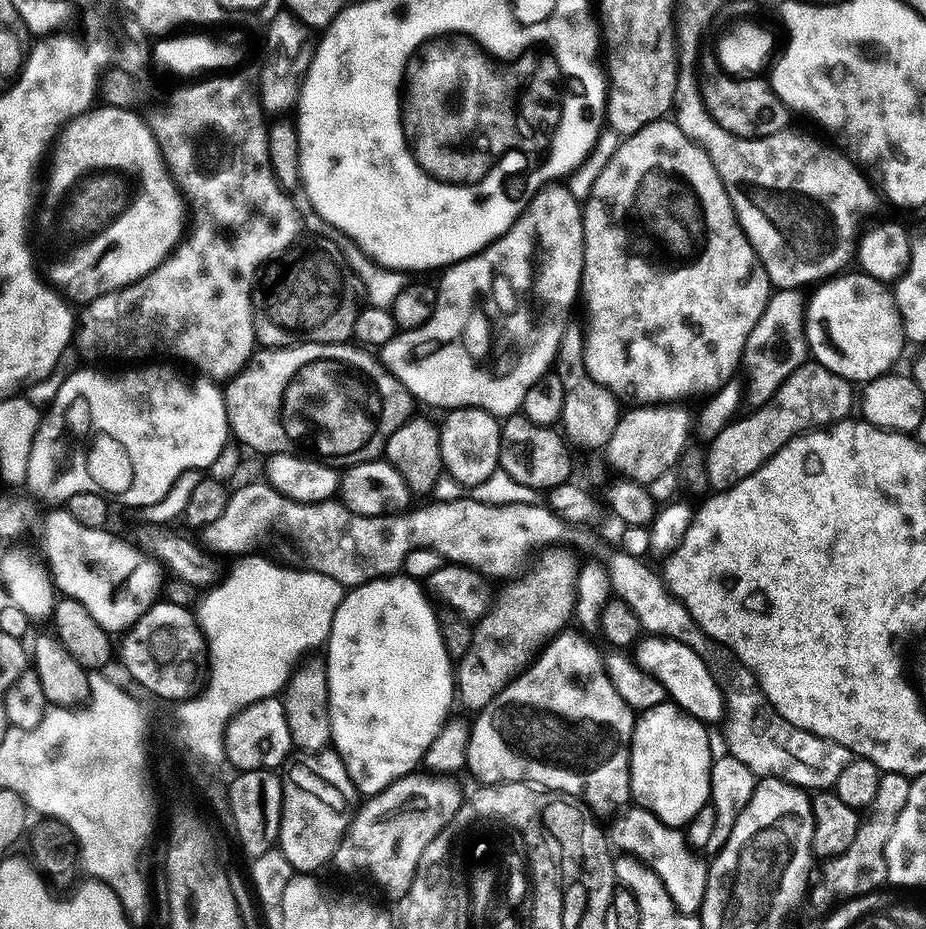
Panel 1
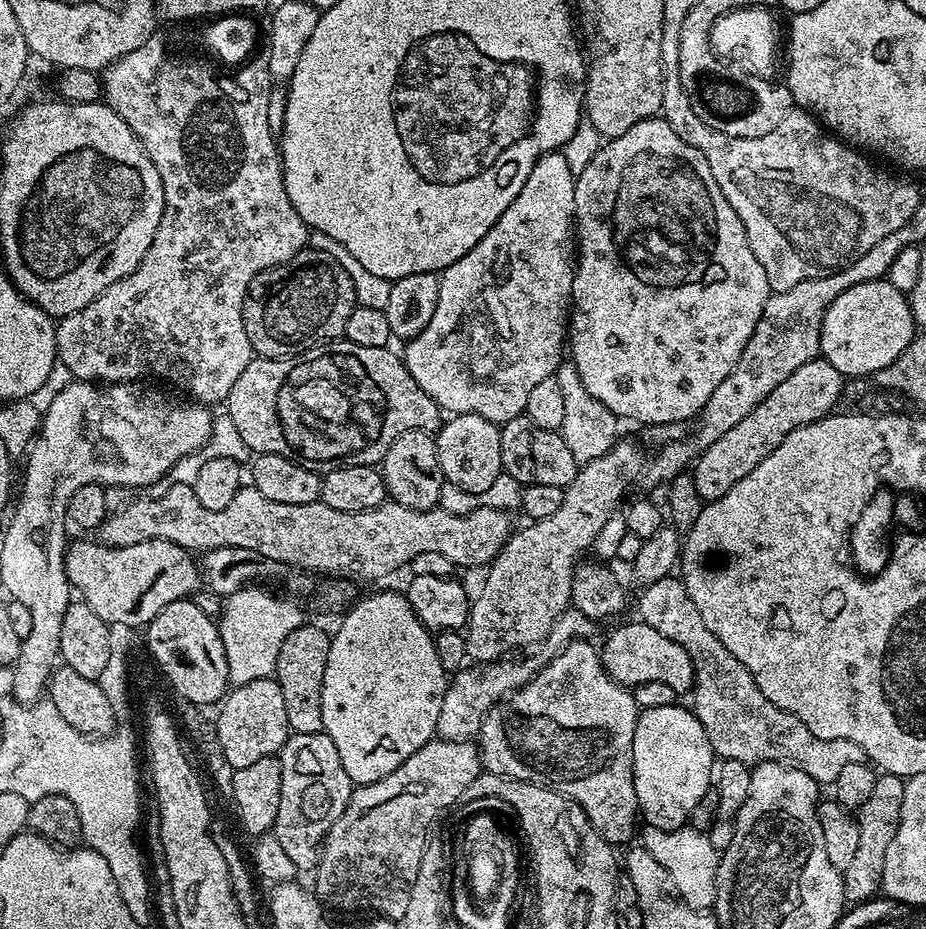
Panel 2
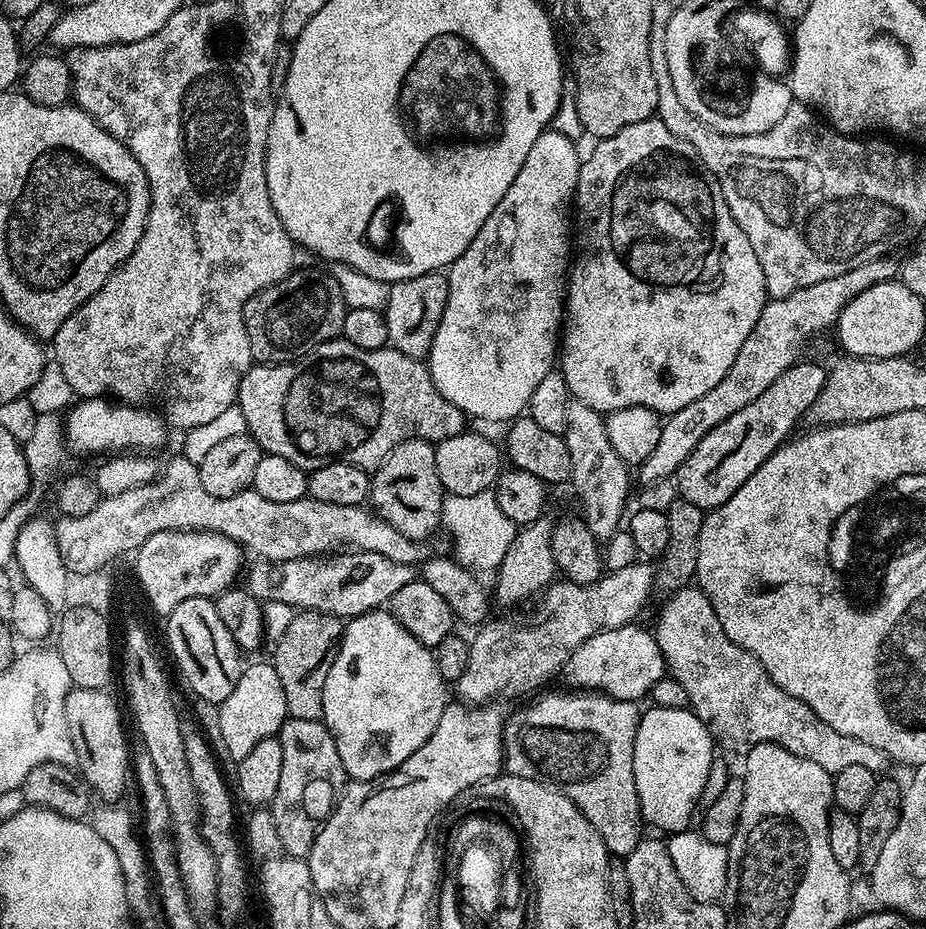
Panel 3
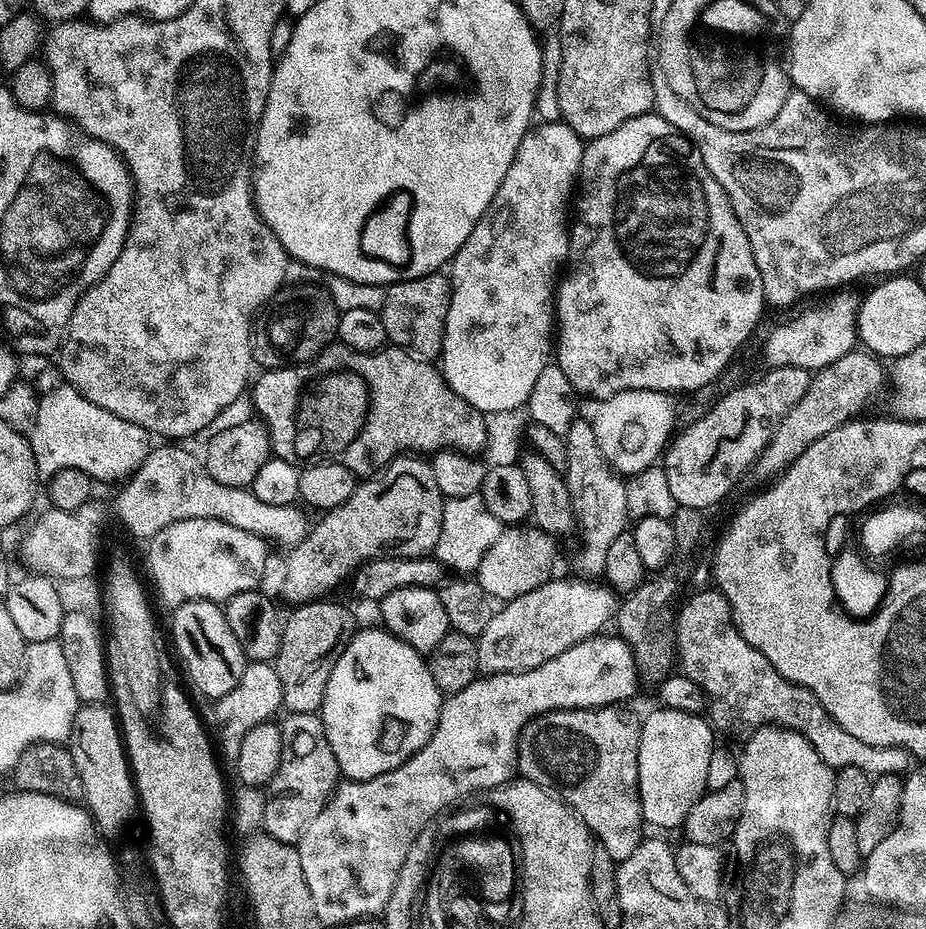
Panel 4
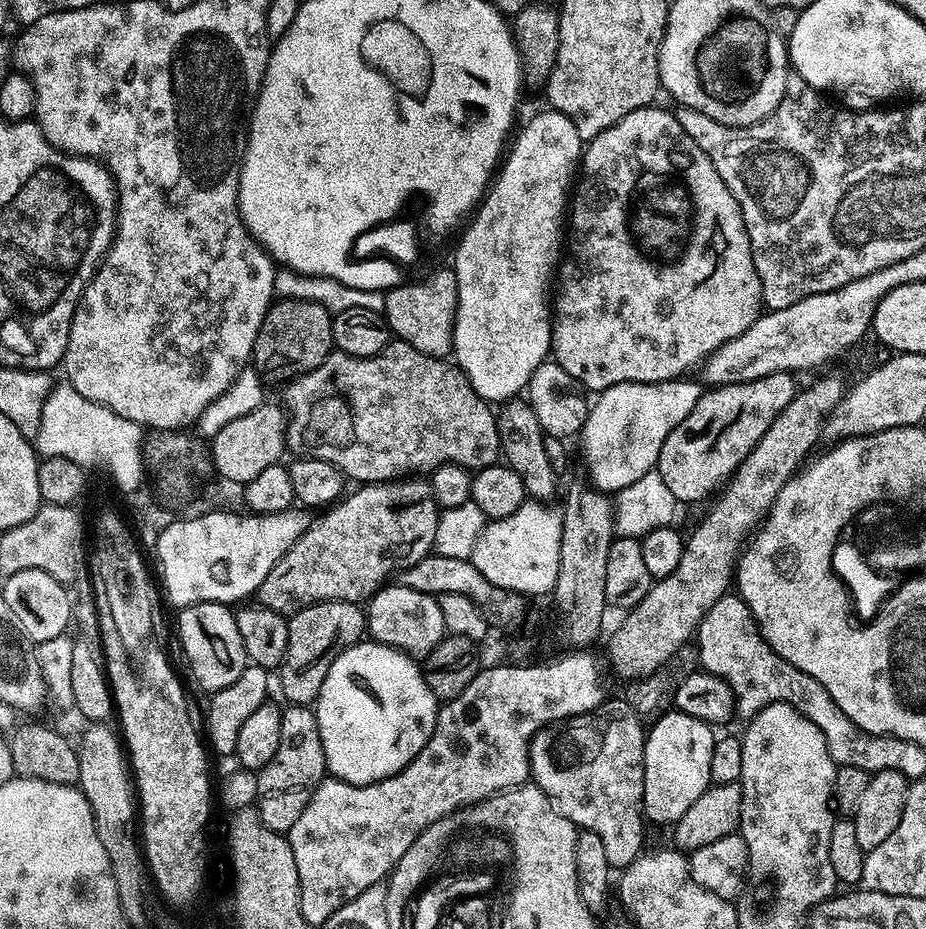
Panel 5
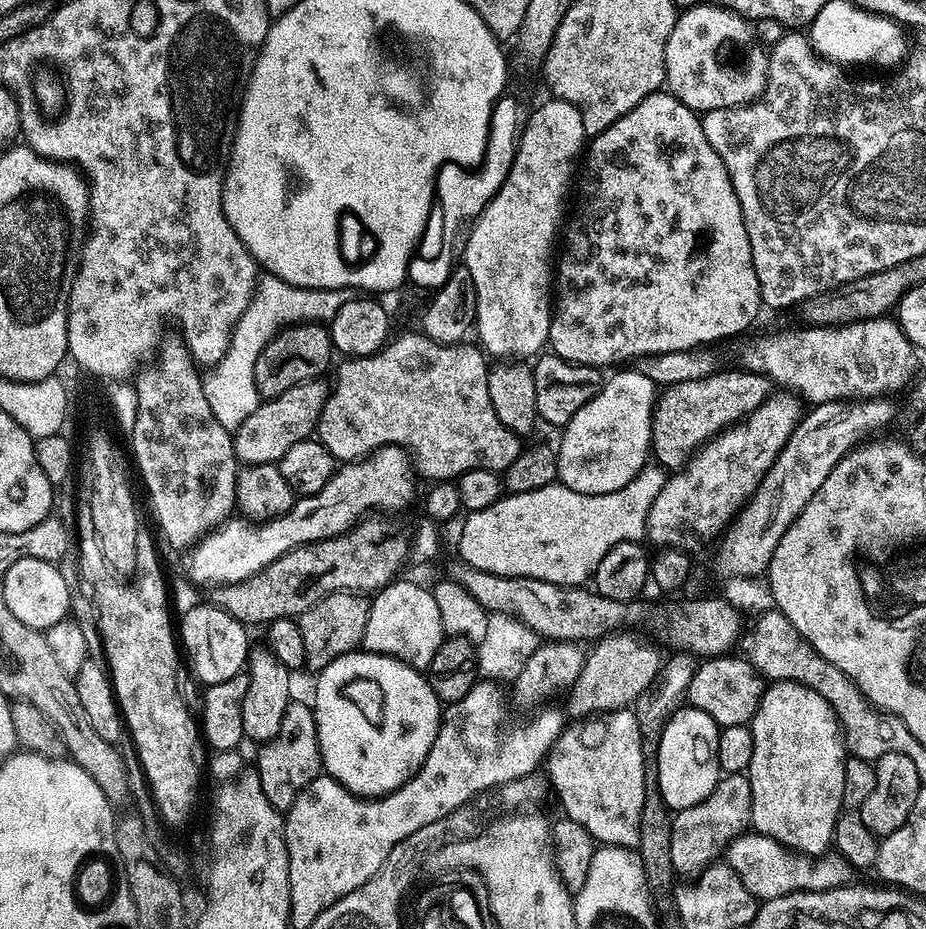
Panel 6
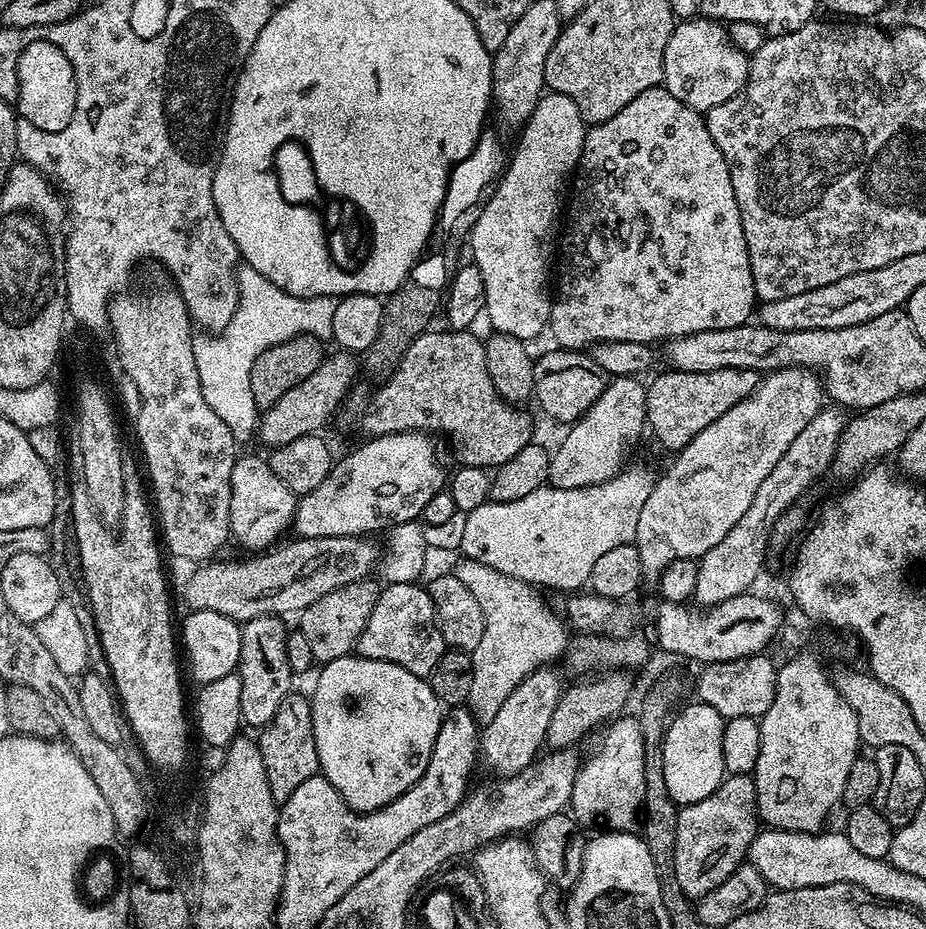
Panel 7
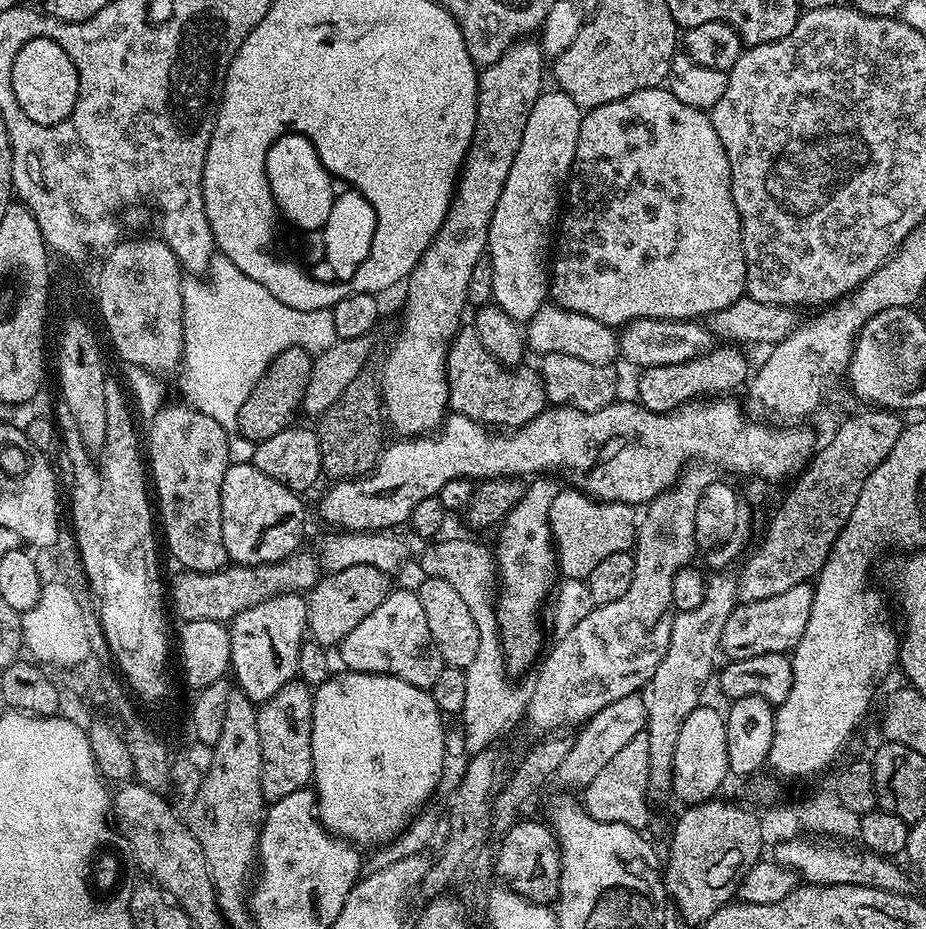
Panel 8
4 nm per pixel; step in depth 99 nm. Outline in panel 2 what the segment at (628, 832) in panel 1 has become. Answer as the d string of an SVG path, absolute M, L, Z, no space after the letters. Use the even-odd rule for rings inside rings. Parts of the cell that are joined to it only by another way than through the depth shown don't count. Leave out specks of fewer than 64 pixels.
M691 826L675 828L664 832L660 828L645 827L642 846L670 874L672 887L687 908L708 910L716 903L716 871L720 865L720 852L712 845L710 838L701 829Z

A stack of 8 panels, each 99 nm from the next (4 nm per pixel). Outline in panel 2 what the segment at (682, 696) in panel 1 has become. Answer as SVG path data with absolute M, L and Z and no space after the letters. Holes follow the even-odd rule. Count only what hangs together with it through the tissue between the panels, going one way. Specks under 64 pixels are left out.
M642 622L624 624L616 628L608 636L604 648L602 644L602 663L608 675L625 686L639 686L646 682L666 682L670 690L678 694L691 693L696 675L690 654L678 646L678 642L670 642L670 638L658 634L654 626L646 626Z

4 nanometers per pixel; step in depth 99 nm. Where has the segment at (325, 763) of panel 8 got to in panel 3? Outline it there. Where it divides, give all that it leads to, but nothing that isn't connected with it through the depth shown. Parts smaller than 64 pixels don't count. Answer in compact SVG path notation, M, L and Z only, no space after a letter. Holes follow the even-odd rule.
M373 610L361 616L351 617L347 621L344 636L340 640L340 649L336 651L336 657L330 666L330 674L326 674L326 682L322 690L322 710L324 711L322 719L325 726L332 732L334 742L338 746L338 754L342 758L345 773L352 780L373 780L376 776L385 776L388 772L395 770L399 764L406 762L406 758L410 758L410 754L414 754L414 750L418 750L418 746L422 746L422 742L426 742L426 738L430 738L430 734L434 734L434 730L438 726L438 718L442 718L446 707L444 688L446 688L446 681L442 678L442 674L438 674L435 655L425 648L422 642L418 642L418 638L414 638L414 634L410 634L410 630L403 628L393 618L391 611Z

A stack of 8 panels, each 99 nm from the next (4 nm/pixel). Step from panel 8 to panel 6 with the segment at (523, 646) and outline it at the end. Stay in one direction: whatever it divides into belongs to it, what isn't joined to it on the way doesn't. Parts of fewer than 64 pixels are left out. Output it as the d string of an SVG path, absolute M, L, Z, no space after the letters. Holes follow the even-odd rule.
M634 369L626 372L618 370L609 381L601 385L595 398L582 406L574 414L570 422L563 425L560 444L556 446L556 461L558 462L559 483L586 495L602 495L628 484L632 478L647 465L652 442L652 416L658 399L658 388L643 372Z

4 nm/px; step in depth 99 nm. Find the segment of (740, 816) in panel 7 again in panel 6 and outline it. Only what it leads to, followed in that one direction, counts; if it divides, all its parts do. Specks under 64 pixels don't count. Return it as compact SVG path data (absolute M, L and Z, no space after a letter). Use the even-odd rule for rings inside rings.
M721 775L714 790L698 806L675 813L672 817L671 857L673 870L684 878L692 878L709 864L717 863L727 853L729 844L749 831L752 823L752 795L747 775Z

